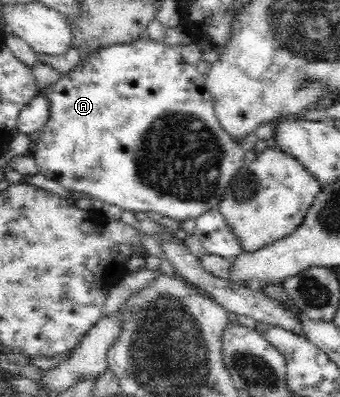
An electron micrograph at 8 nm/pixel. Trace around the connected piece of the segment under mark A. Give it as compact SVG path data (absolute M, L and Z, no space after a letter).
M146 36L129 44L113 44L105 48L92 51L85 62L77 62L69 74L60 74L58 82L41 88L41 95L49 103L49 118L46 125L41 126L39 132L33 137L31 154L36 159L39 172L56 180L70 191L83 192L95 196L107 204L119 206L124 211L133 212L157 212L159 216L169 216L173 220L183 222L192 218L195 220L208 210L217 209L225 189L231 182L234 174L245 165L245 150L220 125L215 114L212 96L205 86L206 76L196 70L196 65L187 64L179 51L179 48L167 46L161 41L152 41Z

